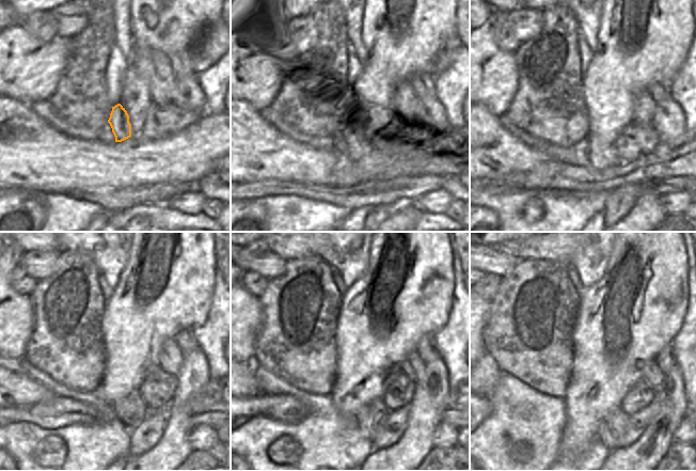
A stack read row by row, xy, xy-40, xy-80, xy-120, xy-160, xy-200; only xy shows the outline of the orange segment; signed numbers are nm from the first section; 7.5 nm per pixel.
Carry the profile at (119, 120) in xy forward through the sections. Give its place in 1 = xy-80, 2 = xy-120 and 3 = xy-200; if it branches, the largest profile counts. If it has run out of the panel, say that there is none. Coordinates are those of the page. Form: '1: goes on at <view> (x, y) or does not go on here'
1: goes on at xy-80 (607, 158)
2: goes on at xy-120 (131, 410)
3: goes on at xy-200 (612, 428)

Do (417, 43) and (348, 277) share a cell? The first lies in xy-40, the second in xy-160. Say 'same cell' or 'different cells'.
different cells

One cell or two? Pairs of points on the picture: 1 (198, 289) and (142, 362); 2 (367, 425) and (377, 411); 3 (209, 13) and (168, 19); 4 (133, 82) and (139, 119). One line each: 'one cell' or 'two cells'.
1: one cell
2: one cell
3: one cell
4: one cell

